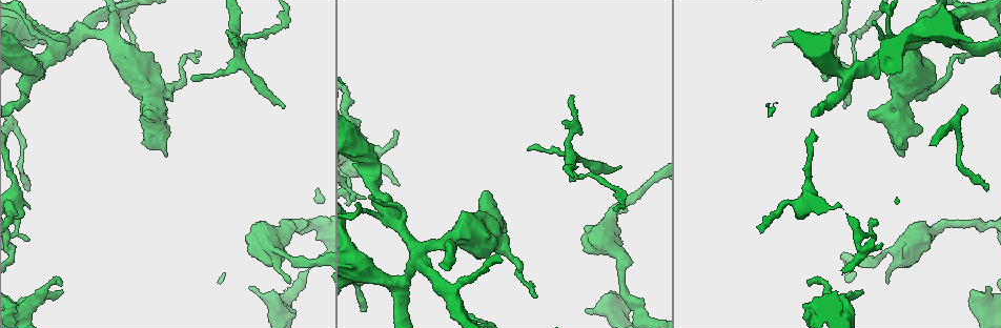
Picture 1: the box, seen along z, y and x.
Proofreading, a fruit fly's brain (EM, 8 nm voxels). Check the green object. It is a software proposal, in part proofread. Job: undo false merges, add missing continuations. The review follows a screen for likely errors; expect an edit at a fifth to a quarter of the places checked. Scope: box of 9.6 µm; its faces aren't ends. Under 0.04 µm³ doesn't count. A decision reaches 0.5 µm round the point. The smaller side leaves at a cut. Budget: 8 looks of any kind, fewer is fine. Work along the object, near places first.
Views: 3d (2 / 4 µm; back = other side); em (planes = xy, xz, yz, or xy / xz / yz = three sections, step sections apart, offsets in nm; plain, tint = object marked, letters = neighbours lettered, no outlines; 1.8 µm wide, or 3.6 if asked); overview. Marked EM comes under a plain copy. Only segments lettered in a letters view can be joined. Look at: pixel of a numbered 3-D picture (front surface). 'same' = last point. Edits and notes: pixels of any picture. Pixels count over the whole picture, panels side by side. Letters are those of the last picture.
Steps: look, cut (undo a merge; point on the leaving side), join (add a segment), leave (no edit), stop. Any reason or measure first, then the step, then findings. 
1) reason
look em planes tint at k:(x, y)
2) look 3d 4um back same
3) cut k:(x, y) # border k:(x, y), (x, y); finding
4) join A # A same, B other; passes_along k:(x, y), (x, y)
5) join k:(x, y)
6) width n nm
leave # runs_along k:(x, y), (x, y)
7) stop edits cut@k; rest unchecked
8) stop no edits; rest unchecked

narrows sharply
look 3d 4um at 1:(285, 252)

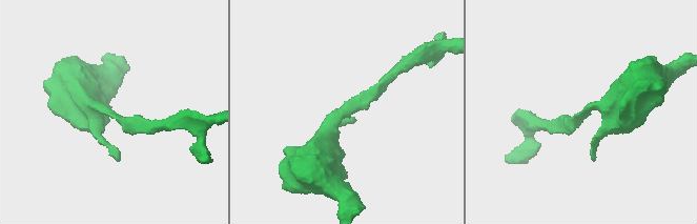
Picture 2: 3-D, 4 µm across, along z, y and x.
arm_widths 240, 460 nm
look em planes letters at 2:(107, 109)

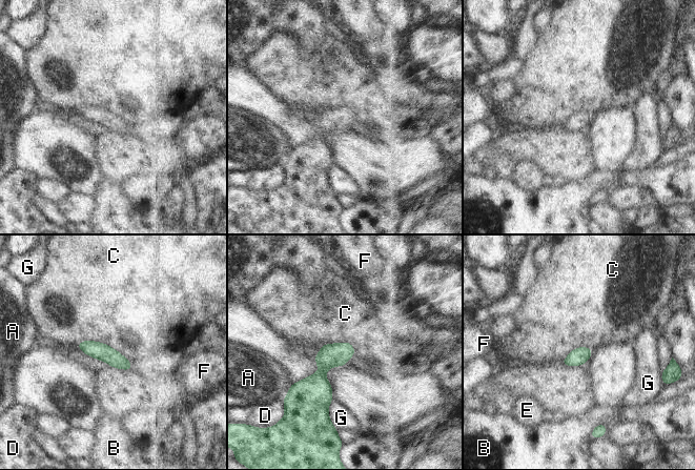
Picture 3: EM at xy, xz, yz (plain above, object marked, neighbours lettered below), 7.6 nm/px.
leave # A other, B other, C other, D other, E other, F other, G other; one neuron here

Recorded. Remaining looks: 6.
branch point
look 3d 4um at 1:(990, 223)

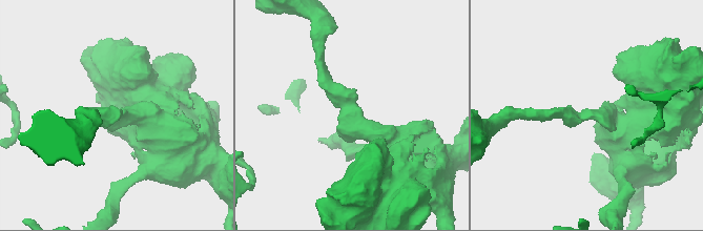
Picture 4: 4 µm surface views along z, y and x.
look em planes letters at 4:(115, 114)

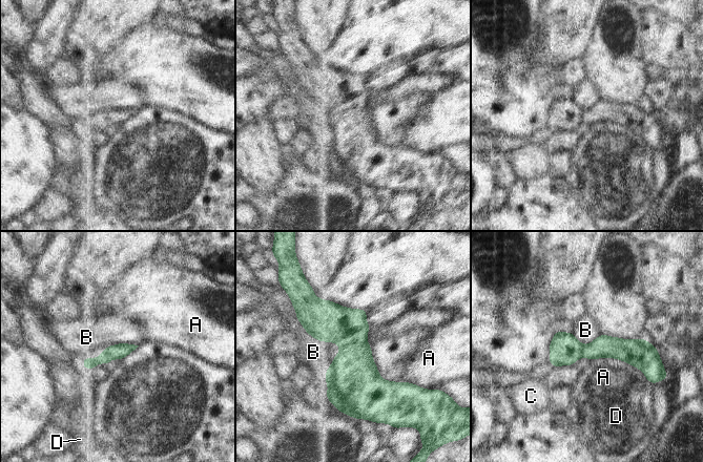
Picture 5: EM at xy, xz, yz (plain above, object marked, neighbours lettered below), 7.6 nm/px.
leave # A other, B other, C other, D other; runs_along 5:(552, 345), (652, 354); all the same neuron

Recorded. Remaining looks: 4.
thick turns thin
look em 3.6um xy step 16 tint at 1:(275, 301)

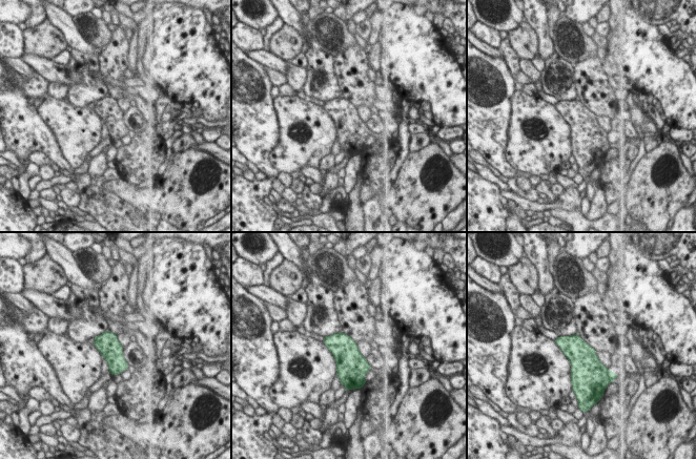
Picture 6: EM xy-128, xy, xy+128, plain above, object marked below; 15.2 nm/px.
another direction
look em 3.6um xz step 4 letters same

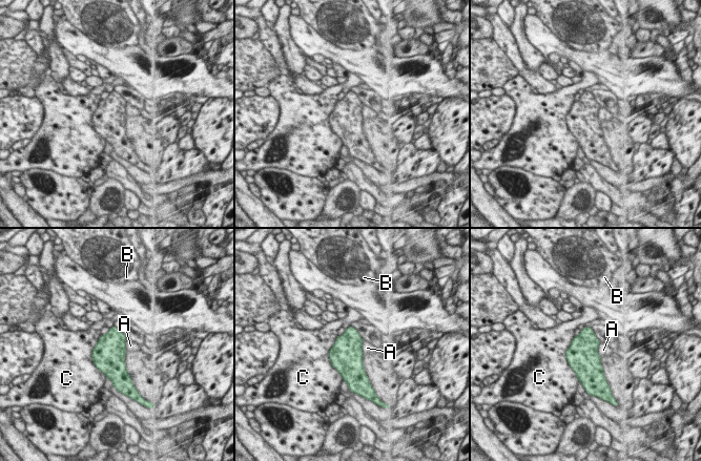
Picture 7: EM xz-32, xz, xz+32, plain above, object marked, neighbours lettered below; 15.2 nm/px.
longest_contact C 650 nm
leave # A other, B other, C other; all the same neuron

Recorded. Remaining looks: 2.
a fork
look em planes letters at 1:(579, 159)

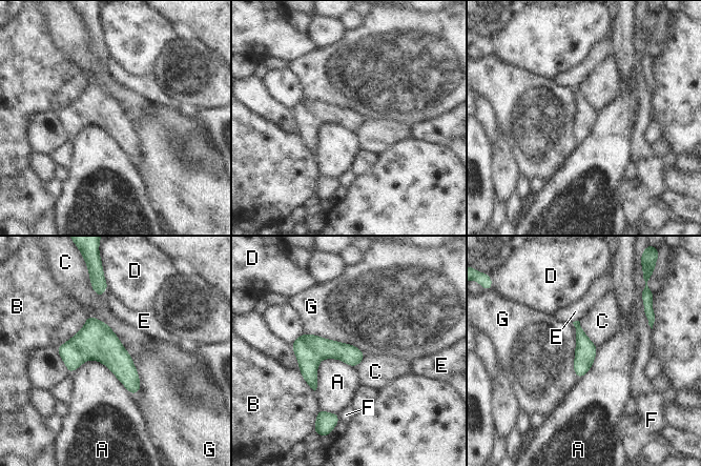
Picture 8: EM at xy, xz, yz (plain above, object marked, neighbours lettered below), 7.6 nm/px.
leave # A other, B other, C other, D other, E other, F other, G other; border 8:(69, 373), (97, 360), (130, 392); continuous, no second neuron

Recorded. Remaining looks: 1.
stop no edits; rest unchecked

